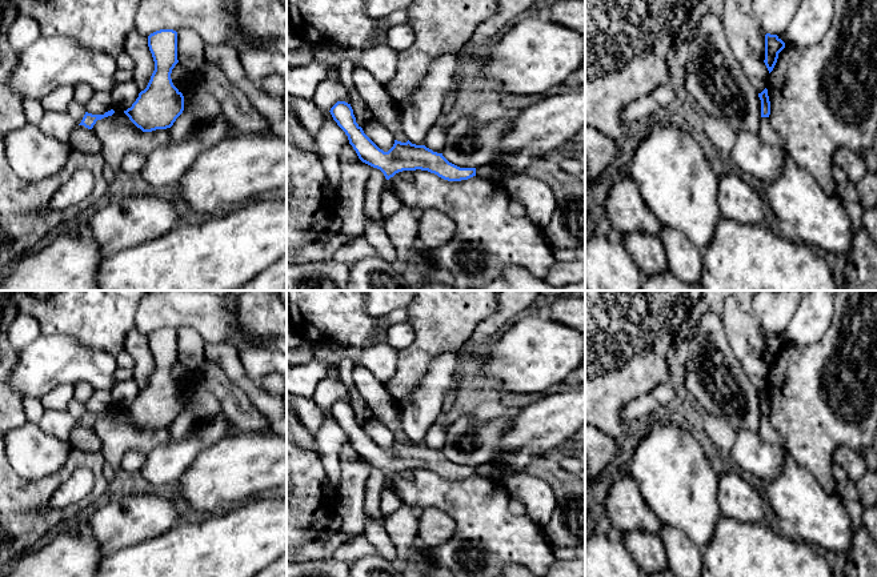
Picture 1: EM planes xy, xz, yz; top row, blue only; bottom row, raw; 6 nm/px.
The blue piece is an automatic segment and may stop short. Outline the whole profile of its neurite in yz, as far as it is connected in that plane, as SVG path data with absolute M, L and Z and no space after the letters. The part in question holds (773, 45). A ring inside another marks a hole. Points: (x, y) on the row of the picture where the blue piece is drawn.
M765 35L765 65L769 73L773 71L778 53L785 48L785 43L777 35Z

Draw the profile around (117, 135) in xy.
M120 111L97 120L92 131L101 143L100 155L107 165L120 176L120 164L129 152L148 156L153 149L171 140L169 128L143 132Z

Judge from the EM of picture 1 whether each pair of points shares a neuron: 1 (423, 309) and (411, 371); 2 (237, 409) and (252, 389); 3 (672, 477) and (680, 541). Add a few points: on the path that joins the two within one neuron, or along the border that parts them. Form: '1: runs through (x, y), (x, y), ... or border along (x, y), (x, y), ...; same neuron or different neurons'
1: runs through (423, 324), (423, 351), (419, 356); same neuron
2: border along (225, 373), (268, 419); different neurons
3: border along (663, 524), (680, 529), (701, 549); different neurons

